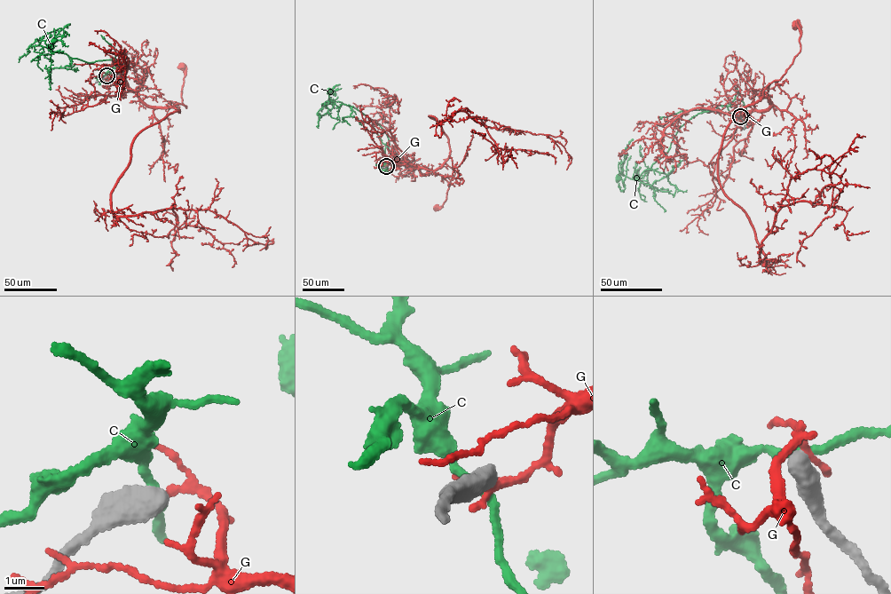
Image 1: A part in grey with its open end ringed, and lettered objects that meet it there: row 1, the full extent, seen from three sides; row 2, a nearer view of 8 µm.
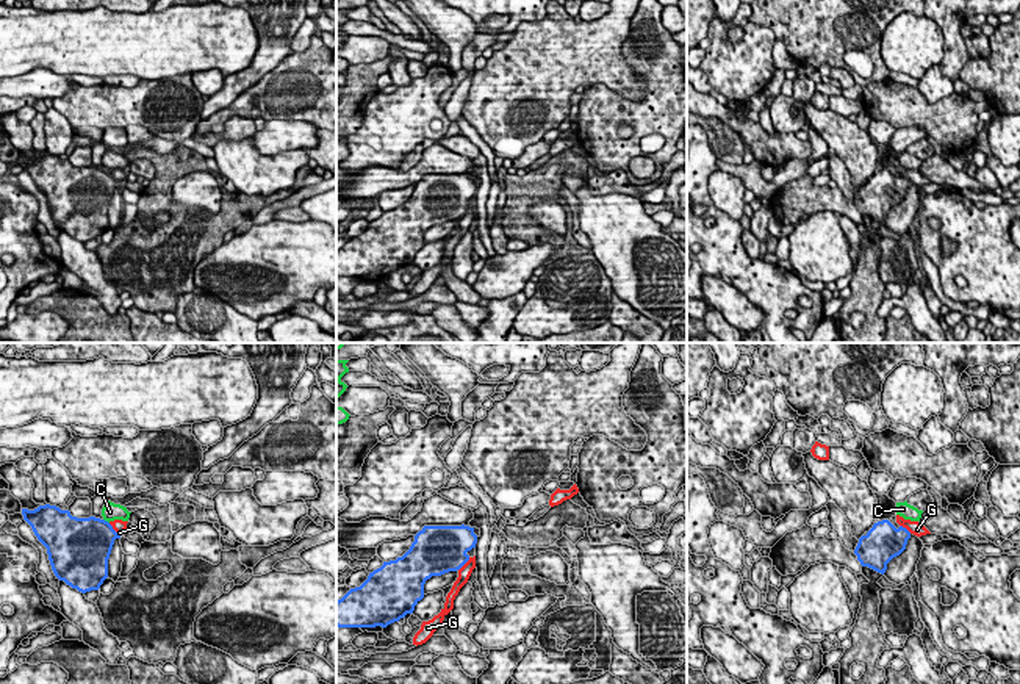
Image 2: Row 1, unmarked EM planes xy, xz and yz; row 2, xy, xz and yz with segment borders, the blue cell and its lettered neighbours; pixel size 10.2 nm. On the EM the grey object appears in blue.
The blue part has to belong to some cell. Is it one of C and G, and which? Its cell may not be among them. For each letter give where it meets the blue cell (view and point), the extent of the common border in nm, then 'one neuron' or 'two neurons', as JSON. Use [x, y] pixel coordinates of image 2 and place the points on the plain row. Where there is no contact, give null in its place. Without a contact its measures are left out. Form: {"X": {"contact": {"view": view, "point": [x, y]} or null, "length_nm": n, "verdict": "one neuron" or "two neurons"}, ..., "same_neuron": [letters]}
{"C": {"contact": {"view": "xy", "point": [107, 171]}, "length_nm": 80, "verdict": "two neurons"}, "G": {"contact": {"view": "xy", "point": [113, 179]}, "length_nm": 190, "verdict": "two neurons"}, "same_neuron": []}

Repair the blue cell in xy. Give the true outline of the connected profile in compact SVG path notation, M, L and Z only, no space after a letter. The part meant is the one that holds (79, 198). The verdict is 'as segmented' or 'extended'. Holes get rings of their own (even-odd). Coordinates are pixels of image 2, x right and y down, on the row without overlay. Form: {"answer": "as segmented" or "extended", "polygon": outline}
{"answer": "as segmented", "polygon": "M56 155L22 158L23 169L47 197L55 225L81 243L99 239L108 227L108 208L120 185L100 167L77 167Z"}

